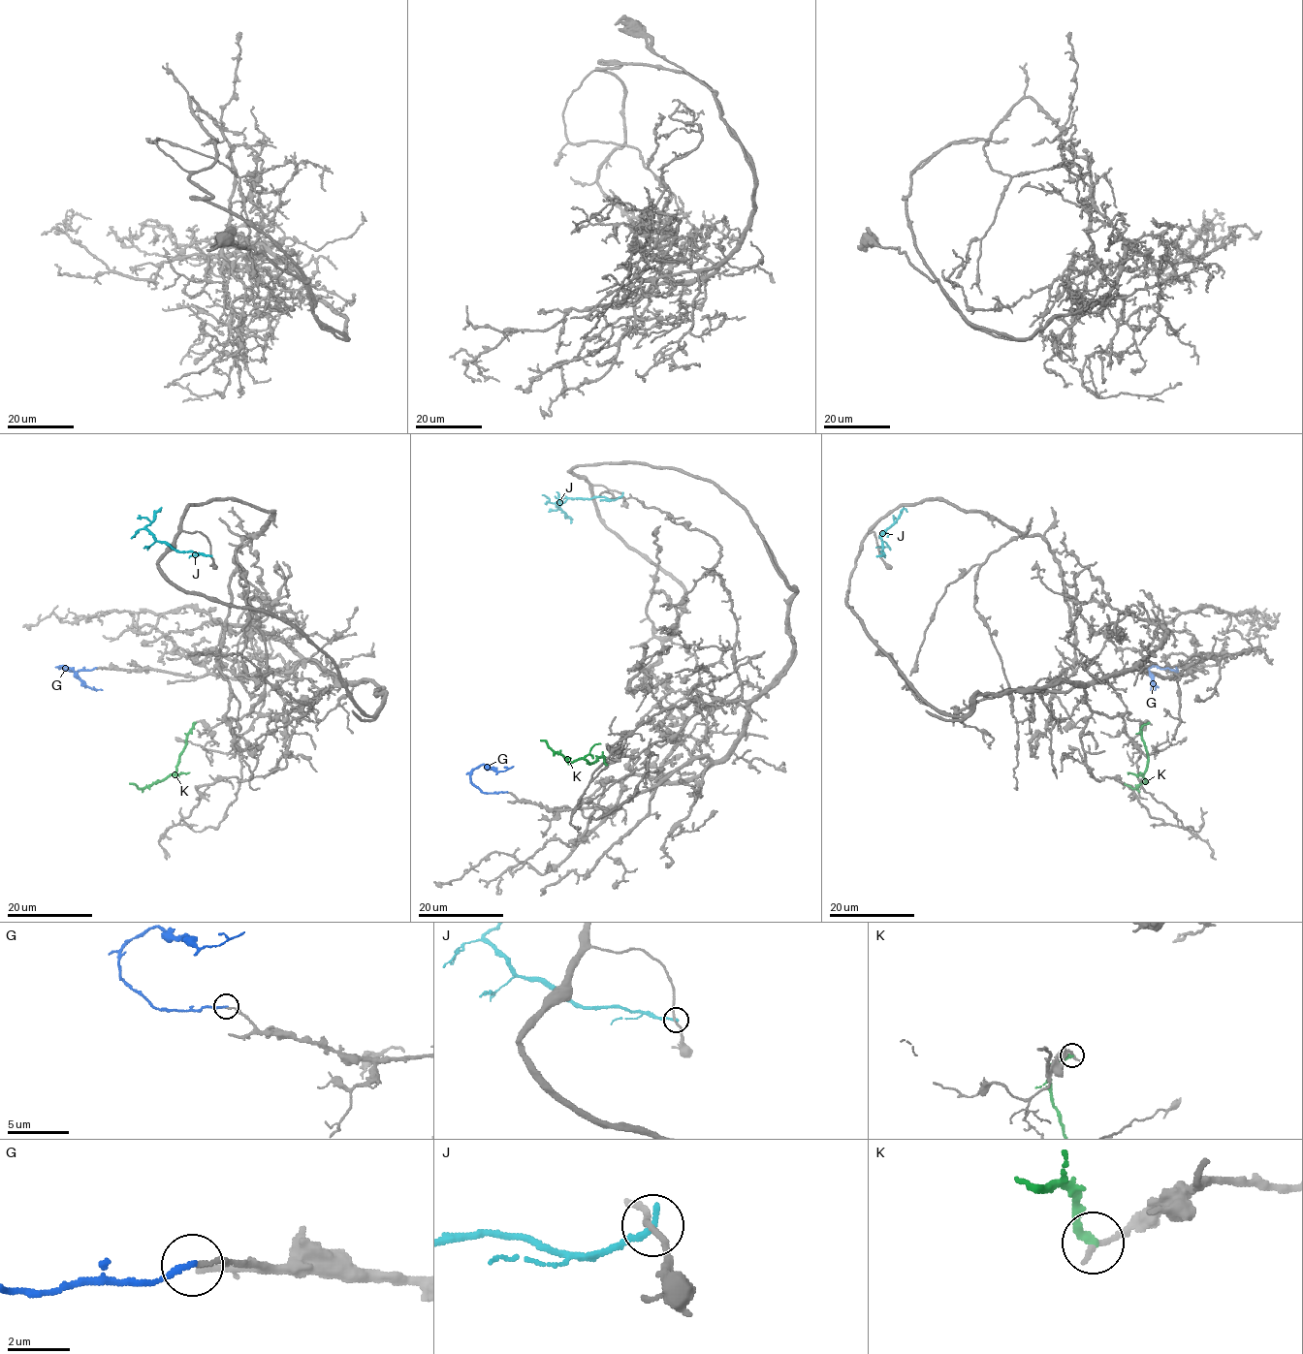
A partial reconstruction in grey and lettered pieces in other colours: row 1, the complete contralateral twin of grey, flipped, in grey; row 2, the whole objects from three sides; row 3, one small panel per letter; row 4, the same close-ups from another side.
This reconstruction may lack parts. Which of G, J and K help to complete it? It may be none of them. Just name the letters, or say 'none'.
G

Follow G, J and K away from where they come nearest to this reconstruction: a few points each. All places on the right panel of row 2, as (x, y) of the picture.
G: (1176, 668), (1177, 671), (1153, 666), (1148, 670), (1156, 686), (1151, 690)
J: (879, 556), (883, 554), (881, 535), (904, 508), (906, 512)
K: (1148, 722), (1143, 725), (1141, 734), (1147, 753), (1146, 771), (1143, 774), (1146, 780), (1136, 788), (1124, 783)

